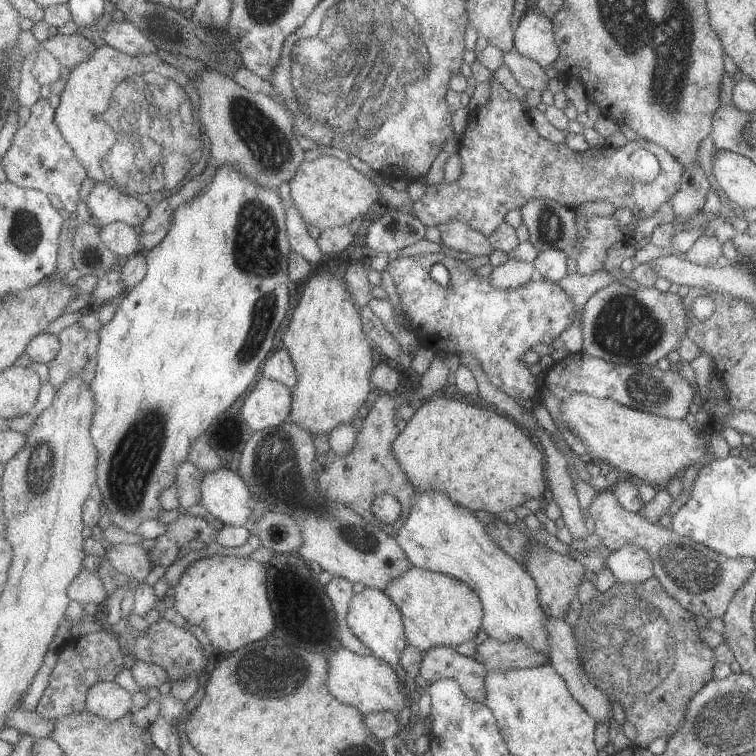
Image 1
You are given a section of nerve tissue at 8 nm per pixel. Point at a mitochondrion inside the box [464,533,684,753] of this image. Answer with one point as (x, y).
(636, 651)

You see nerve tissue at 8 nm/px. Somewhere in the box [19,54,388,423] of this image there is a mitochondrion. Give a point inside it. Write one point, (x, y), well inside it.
(144, 133)

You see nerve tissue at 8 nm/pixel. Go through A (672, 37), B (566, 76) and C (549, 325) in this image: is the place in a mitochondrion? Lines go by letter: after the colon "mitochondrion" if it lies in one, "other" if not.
A: mitochondrion
B: other
C: other

